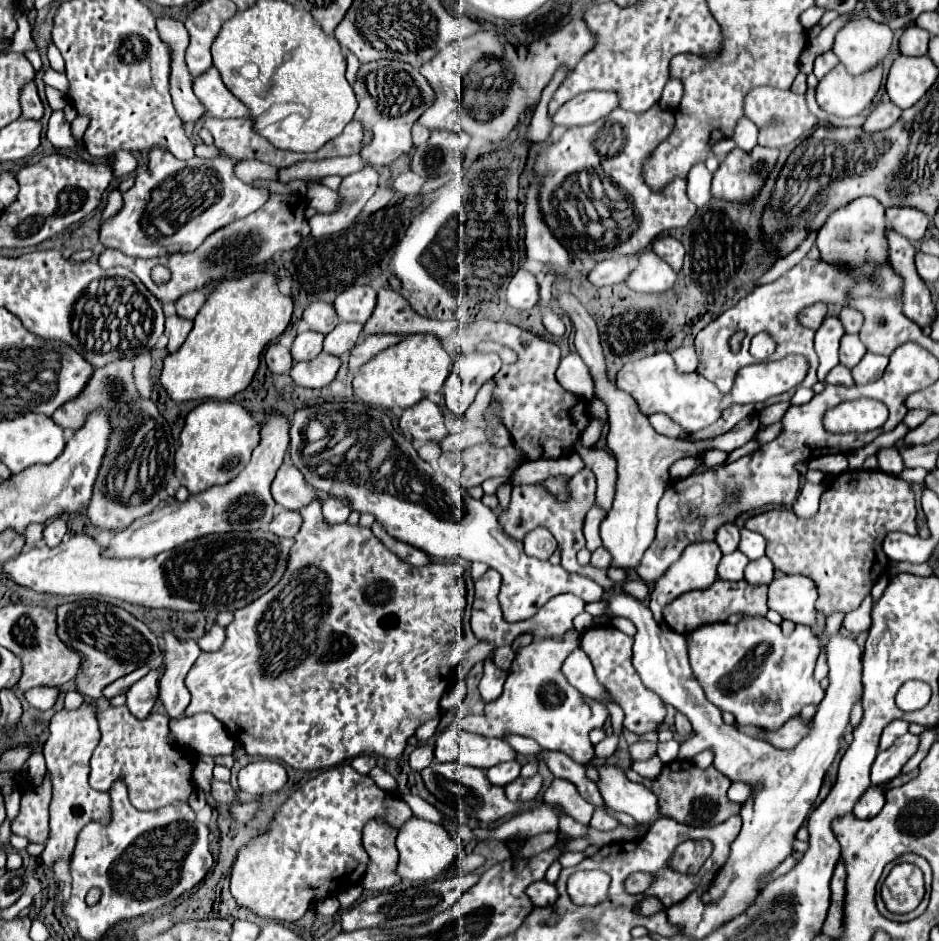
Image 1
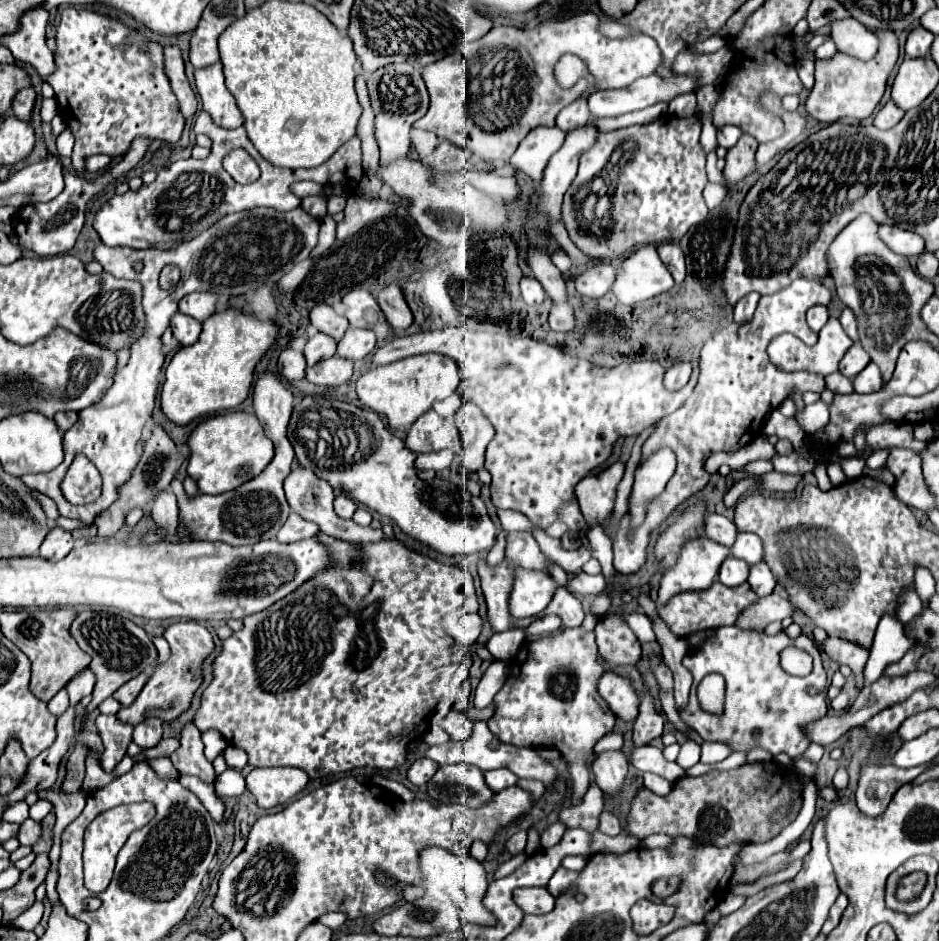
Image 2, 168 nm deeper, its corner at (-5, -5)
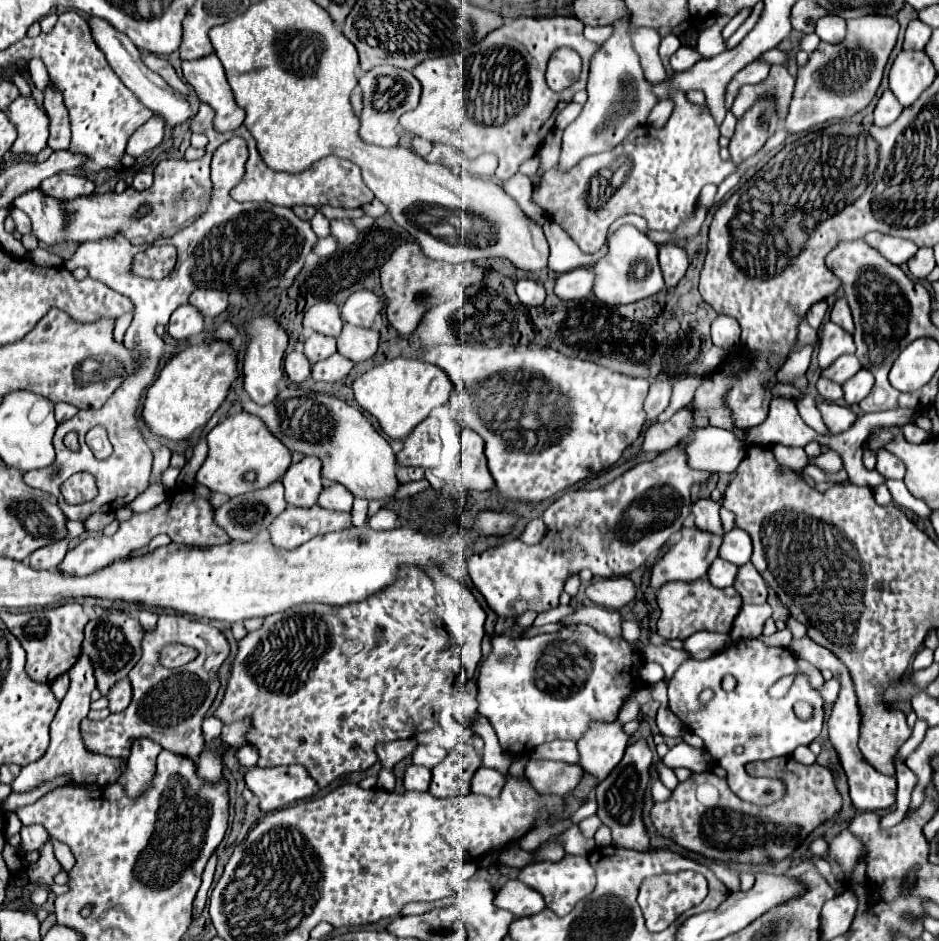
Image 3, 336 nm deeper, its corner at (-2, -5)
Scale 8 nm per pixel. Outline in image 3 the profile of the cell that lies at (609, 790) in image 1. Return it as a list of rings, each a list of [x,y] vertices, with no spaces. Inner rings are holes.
[[[619,721],[599,725],[593,723],[593,727],[589,727],[589,731],[585,731],[585,735],[577,741],[579,765],[587,773],[605,779],[623,759],[629,739],[631,735],[623,731],[623,725]]]

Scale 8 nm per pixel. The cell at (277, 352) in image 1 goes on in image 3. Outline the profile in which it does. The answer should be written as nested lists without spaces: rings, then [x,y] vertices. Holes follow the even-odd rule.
[[[291,351],[285,357],[285,371],[293,383],[303,383],[311,375],[311,363],[301,351]]]

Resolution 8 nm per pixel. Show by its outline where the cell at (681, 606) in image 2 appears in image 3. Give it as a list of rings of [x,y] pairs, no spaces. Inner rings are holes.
[[[707,577],[697,581],[669,581],[657,593],[657,603],[661,609],[661,617],[657,621],[657,633],[667,639],[685,641],[697,631],[713,631],[713,633],[729,633],[735,615],[741,609],[741,597],[733,587],[717,589],[709,583]]]

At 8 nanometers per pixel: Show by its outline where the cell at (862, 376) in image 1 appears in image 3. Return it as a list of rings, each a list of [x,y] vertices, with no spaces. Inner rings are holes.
[[[861,369],[857,375],[853,375],[849,381],[843,383],[843,393],[845,393],[845,401],[847,405],[859,403],[861,399],[865,399],[869,395],[873,387],[873,375],[865,369]]]

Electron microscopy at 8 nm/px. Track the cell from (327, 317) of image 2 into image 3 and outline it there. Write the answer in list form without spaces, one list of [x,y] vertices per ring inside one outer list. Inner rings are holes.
[[[319,301],[305,313],[303,325],[311,327],[317,333],[337,337],[341,333],[341,327],[343,327],[339,307],[331,301]]]

